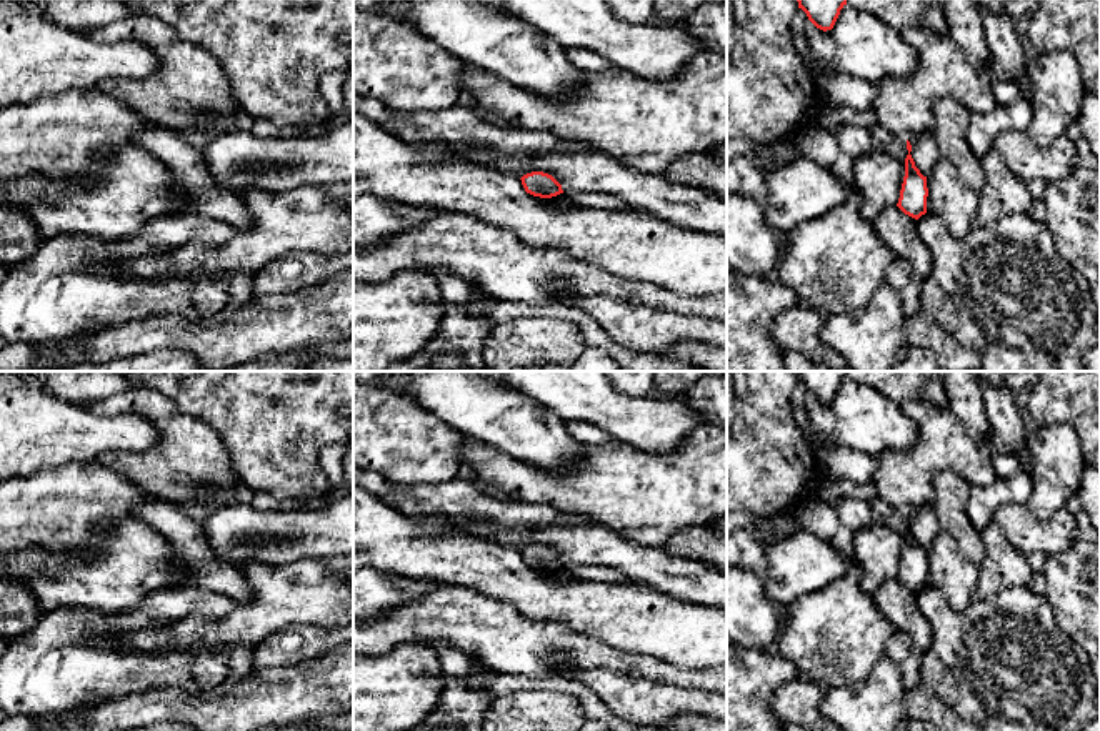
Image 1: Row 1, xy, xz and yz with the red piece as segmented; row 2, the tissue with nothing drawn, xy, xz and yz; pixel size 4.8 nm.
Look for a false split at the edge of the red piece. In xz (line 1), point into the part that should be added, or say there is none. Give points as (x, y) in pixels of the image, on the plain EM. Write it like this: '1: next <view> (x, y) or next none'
1: next none

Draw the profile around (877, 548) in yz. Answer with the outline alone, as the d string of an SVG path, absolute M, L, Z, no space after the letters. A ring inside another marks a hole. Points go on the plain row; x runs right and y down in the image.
M872 523L853 535L855 563L862 568L862 588L873 594L885 581L898 576L905 533Z

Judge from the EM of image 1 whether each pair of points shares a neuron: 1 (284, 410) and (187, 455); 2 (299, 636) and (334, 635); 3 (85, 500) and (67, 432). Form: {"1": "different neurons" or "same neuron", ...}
{"1": "different neurons", "2": "same neuron", "3": "different neurons"}

